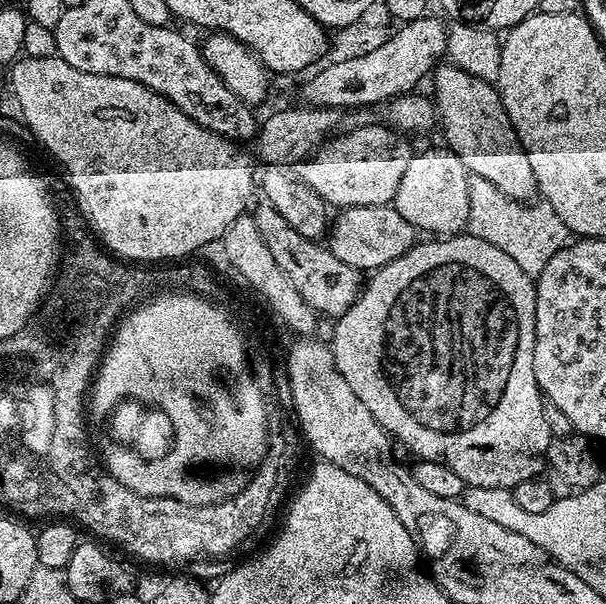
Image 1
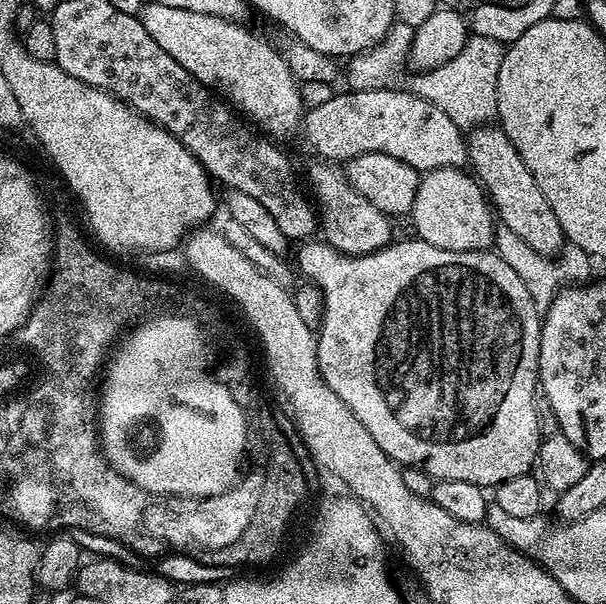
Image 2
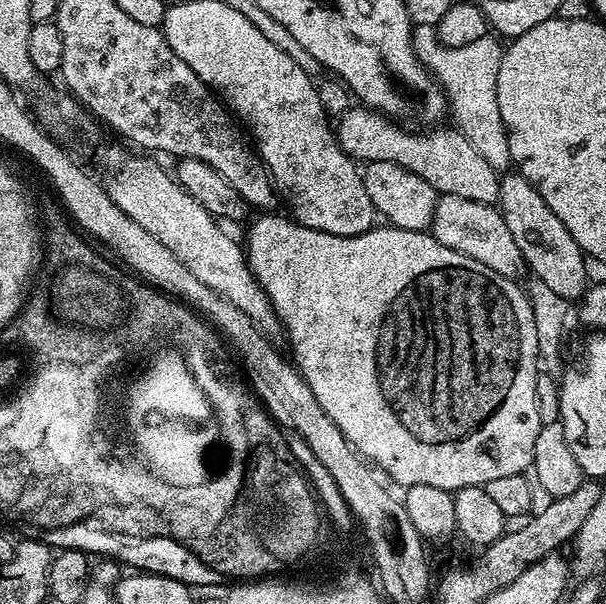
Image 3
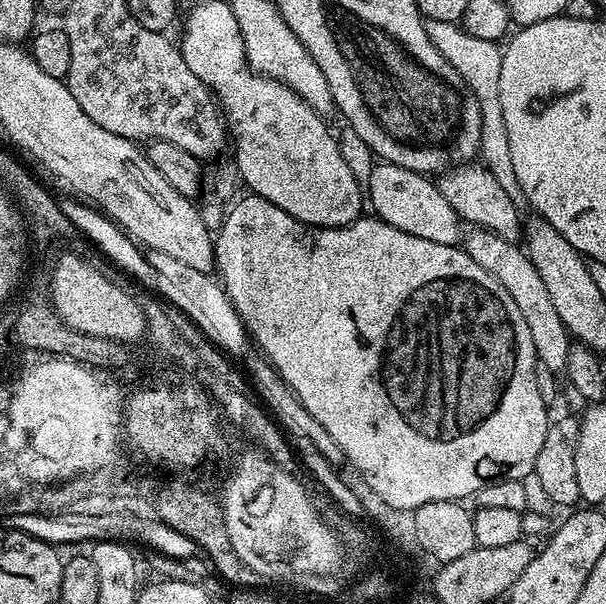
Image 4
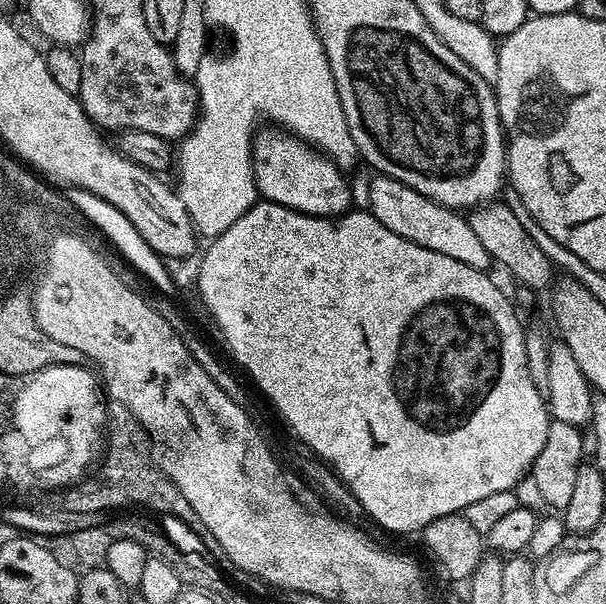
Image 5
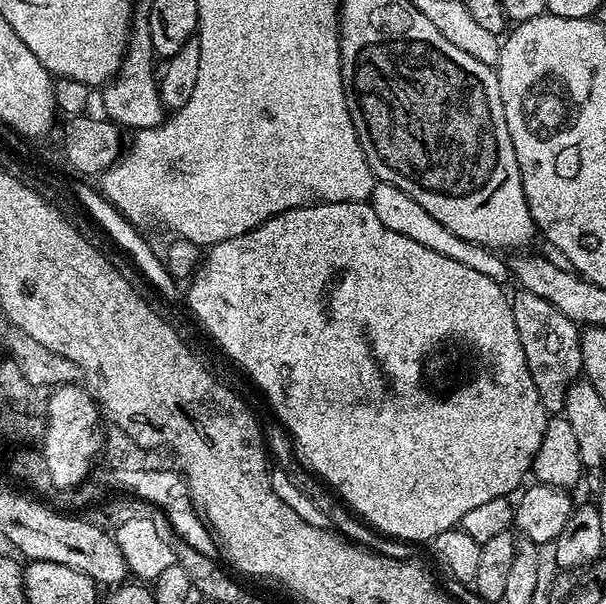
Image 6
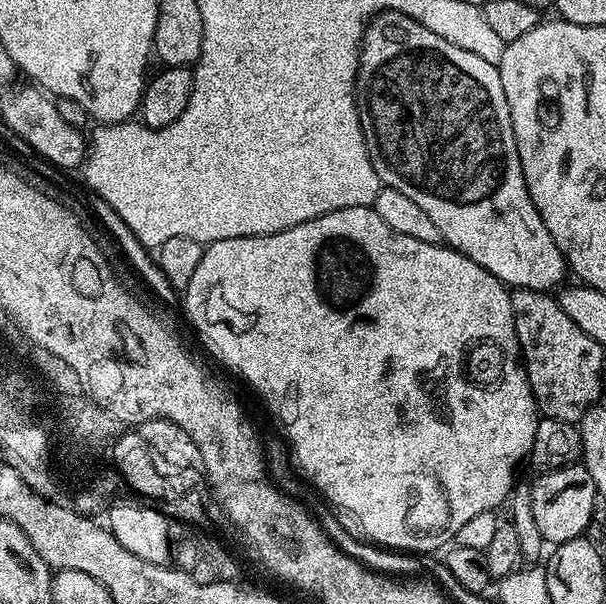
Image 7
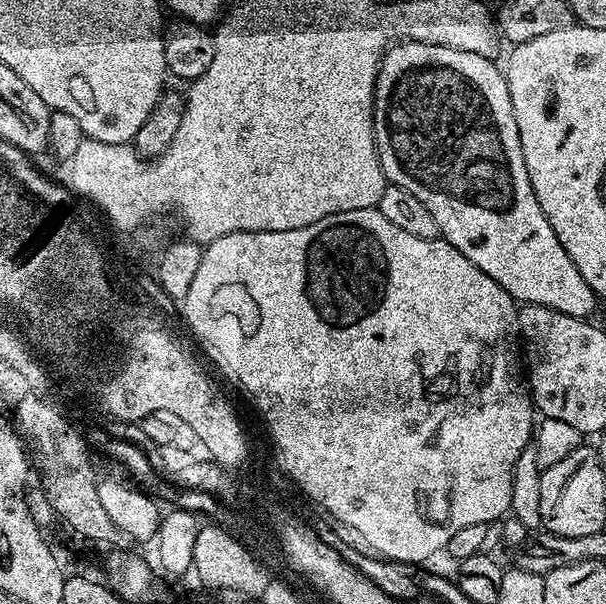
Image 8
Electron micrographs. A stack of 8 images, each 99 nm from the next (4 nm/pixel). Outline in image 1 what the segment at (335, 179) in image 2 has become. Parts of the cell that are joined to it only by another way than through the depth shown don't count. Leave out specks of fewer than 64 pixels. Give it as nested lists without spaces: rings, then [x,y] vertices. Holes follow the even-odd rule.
[[[395,207],[346,208],[339,215],[337,220],[335,217],[331,221],[326,247],[347,266],[359,270],[375,270],[402,258],[402,254],[415,248],[418,243],[418,229],[406,222],[406,218],[402,218]]]

